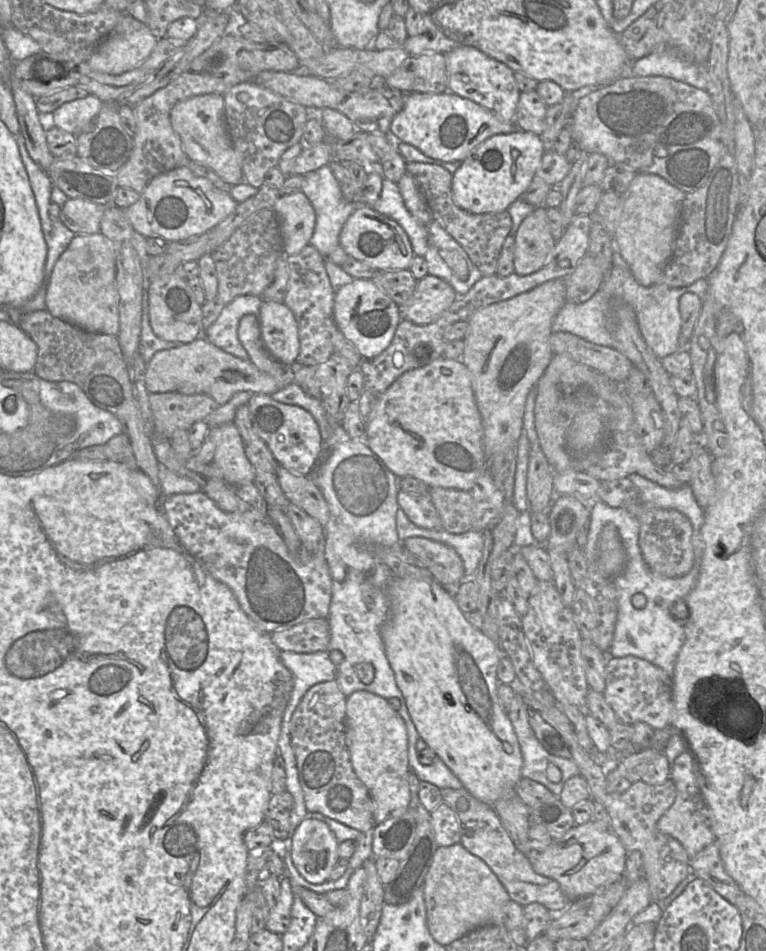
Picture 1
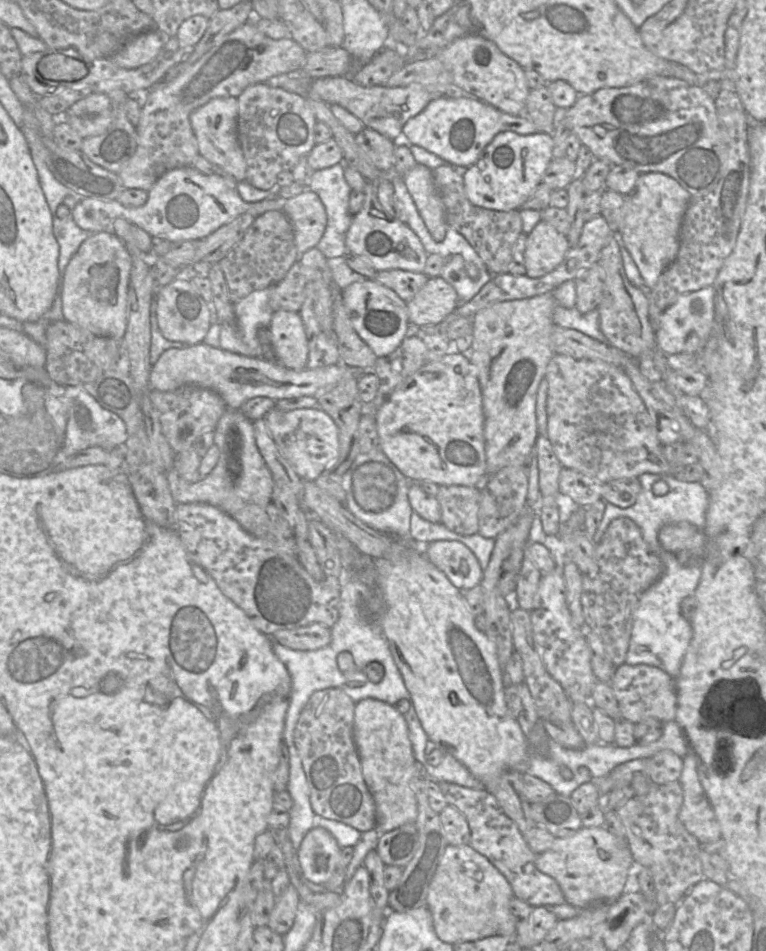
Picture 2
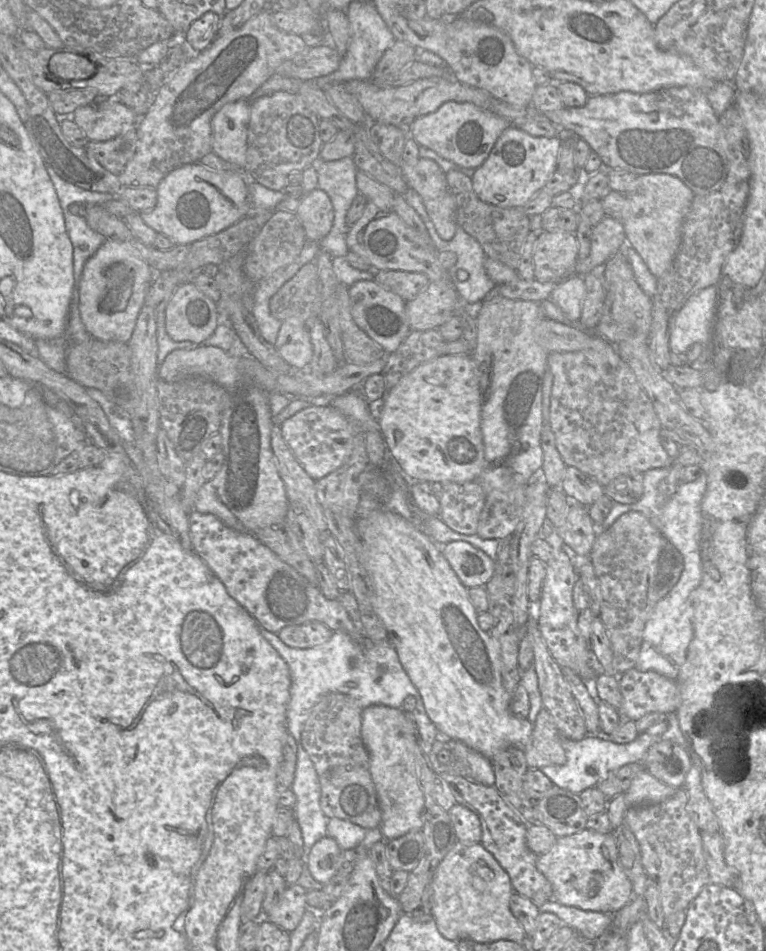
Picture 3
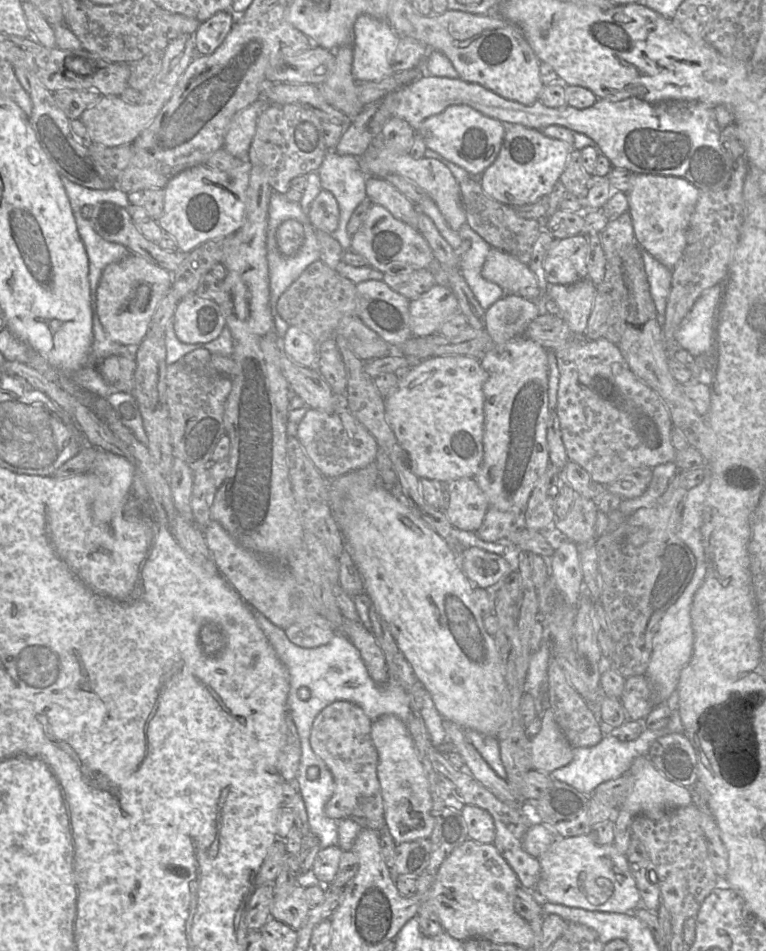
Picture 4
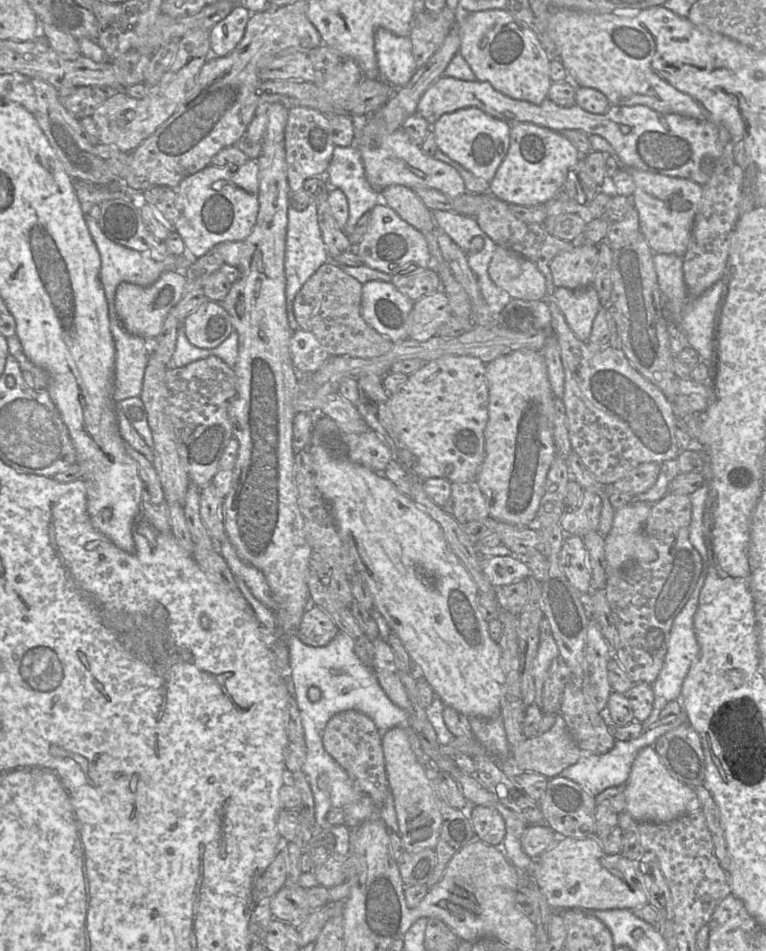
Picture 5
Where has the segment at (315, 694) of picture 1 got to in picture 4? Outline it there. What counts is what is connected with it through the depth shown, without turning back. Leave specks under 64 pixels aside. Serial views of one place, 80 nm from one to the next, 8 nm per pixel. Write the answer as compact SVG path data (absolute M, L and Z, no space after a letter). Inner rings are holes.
M345 700L335 701L326 706L313 722L309 737L311 748L331 771L334 781L334 791L325 806L325 813L335 821L345 817L363 818L371 822L384 820L384 805L377 776L378 752L371 739L371 724L372 721L365 715L362 708Z

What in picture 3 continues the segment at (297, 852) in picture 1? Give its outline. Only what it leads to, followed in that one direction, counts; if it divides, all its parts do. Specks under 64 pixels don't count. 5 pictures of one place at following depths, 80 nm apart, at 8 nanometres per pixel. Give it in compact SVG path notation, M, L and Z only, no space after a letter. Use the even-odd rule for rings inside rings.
M329 836L319 839L305 853L305 863L313 878L321 884L329 882L337 872L341 849Z

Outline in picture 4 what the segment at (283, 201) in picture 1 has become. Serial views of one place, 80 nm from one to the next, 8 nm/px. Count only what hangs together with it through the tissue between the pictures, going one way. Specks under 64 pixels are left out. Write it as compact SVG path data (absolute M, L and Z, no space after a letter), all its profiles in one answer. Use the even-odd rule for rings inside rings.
M326 190L320 191L308 209L310 223L316 231L334 232L339 224L339 205L334 195Z

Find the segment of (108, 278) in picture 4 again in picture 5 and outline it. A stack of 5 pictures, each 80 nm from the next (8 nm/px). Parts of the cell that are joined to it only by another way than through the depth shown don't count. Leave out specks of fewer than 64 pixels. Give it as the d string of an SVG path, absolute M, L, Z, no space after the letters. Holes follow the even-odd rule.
M165 272L150 286L121 283L115 293L115 310L124 329L152 341L162 331L164 321L182 299L187 280L183 273Z

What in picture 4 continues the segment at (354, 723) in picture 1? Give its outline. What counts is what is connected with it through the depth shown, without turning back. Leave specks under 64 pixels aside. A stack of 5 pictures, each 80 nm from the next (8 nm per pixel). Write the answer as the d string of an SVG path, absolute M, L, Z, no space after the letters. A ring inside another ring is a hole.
M394 715L372 721L371 739L378 752L377 776L384 805L385 827L397 843L429 839L434 820L429 785L406 725Z

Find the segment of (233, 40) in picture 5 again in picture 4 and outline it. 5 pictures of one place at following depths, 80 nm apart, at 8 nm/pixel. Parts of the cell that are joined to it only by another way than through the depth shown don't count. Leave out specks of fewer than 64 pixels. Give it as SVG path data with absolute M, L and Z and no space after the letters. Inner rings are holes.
M230 10L214 14L202 22L194 33L196 50L200 55L212 54L232 30L237 15Z

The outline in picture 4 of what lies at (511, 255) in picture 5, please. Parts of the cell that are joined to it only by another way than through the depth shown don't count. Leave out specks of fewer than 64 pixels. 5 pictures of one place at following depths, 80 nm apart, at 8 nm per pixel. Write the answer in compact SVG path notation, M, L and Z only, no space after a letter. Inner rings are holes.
M490 249L483 264L482 275L501 287L506 294L519 295L532 301L542 296L543 291L529 266L499 249Z

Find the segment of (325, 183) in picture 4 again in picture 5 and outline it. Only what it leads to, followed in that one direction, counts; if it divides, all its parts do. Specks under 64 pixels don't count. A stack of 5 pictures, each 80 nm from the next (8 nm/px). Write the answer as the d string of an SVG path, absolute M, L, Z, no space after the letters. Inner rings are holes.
M354 145L335 146L326 174L331 188L340 189L347 197L349 217L343 230L351 235L361 216L382 203L381 196L368 182L360 151Z

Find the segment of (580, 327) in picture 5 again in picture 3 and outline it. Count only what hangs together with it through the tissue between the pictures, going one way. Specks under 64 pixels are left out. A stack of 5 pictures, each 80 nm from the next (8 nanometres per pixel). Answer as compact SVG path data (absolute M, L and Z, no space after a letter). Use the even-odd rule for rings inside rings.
M574 275L558 283L551 292L550 299L564 312L571 323L578 323L585 292L583 276Z

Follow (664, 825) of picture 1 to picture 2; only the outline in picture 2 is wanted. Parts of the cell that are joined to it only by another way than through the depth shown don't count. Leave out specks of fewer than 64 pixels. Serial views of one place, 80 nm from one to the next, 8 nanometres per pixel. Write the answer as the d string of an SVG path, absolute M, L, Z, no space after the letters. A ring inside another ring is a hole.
M692 754L683 757L683 768L678 780L683 790L679 820L700 844L720 839L720 824L701 785L697 760Z

